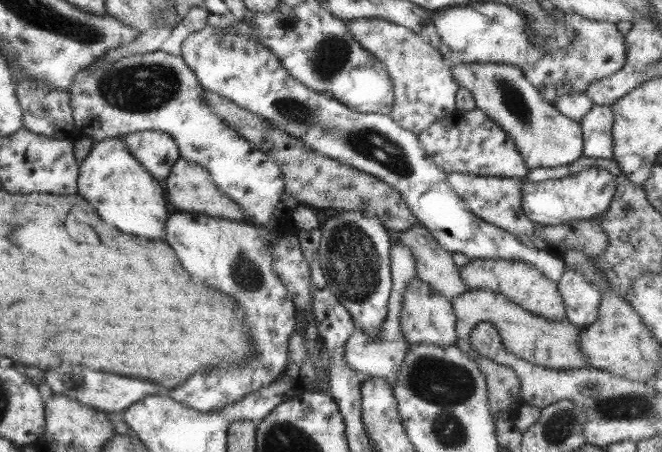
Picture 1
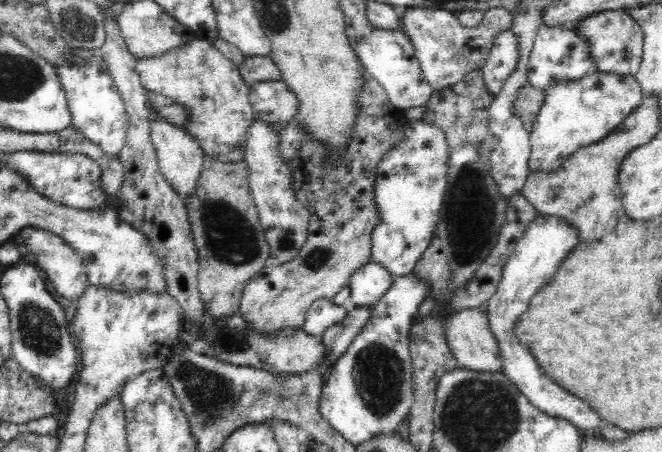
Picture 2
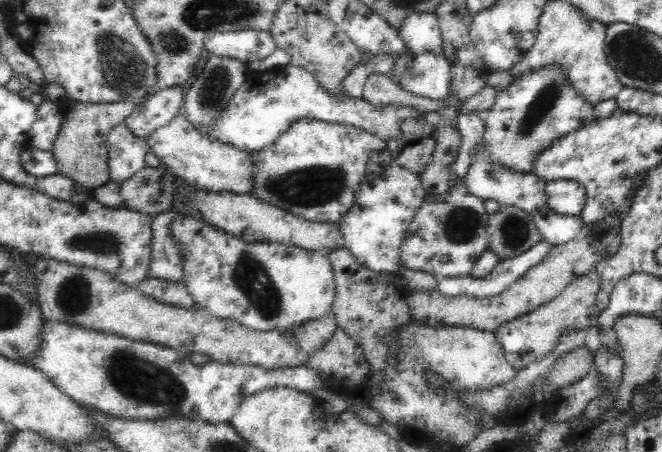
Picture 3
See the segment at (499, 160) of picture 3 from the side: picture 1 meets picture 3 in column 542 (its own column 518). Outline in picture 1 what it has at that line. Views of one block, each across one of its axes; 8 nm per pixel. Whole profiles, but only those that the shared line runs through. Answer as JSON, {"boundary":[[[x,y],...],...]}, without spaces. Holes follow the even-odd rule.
{"boundary":[[[455,63],[450,65],[450,75],[455,84],[469,91],[474,108],[484,112],[510,136],[527,170],[567,166],[582,156],[578,121],[563,116],[553,105],[547,104],[520,68],[510,64]]]}

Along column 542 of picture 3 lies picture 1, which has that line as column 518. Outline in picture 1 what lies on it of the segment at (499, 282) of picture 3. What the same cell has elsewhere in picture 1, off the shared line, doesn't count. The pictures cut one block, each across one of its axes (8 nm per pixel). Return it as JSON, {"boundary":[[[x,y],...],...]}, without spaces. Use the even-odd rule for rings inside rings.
{"boundary":[[[249,18],[241,19],[235,21],[229,28],[224,29],[216,29],[210,27],[209,25],[205,25],[201,30],[197,32],[190,33],[180,44],[180,52],[181,58],[184,60],[184,63],[187,65],[187,68],[190,68],[193,71],[193,74],[197,77],[198,83],[207,91],[215,92],[215,94],[226,98],[227,100],[231,100],[236,105],[239,105],[241,108],[264,118],[271,127],[276,128],[277,130],[286,132],[287,135],[295,137],[302,145],[305,145],[307,148],[311,149],[311,152],[317,152],[317,154],[321,154],[321,156],[327,156],[327,158],[331,158],[331,160],[339,162],[339,164],[343,164],[345,166],[349,166],[350,168],[356,169],[357,171],[363,172],[364,174],[373,176],[381,180],[383,183],[387,184],[389,187],[393,188],[393,191],[397,191],[399,195],[401,195],[401,199],[405,202],[406,207],[409,209],[411,216],[415,217],[418,224],[424,227],[431,236],[437,241],[438,245],[441,245],[447,252],[450,254],[453,253],[463,253],[465,256],[468,256],[471,259],[513,259],[520,260],[521,262],[526,262],[528,265],[533,265],[542,275],[545,275],[545,278],[552,280],[556,283],[563,272],[565,267],[564,261],[559,257],[554,255],[553,253],[548,253],[542,251],[541,249],[536,249],[533,247],[529,247],[521,242],[519,242],[517,237],[513,235],[501,231],[501,229],[497,227],[493,227],[493,225],[489,225],[483,221],[481,221],[476,215],[471,214],[471,211],[466,207],[466,204],[459,199],[459,196],[451,189],[451,186],[447,183],[447,176],[441,168],[438,168],[431,160],[429,156],[425,156],[425,152],[423,152],[424,148],[422,144],[419,142],[416,134],[413,132],[405,130],[401,128],[396,122],[393,122],[393,119],[388,114],[377,114],[377,113],[360,113],[350,108],[347,108],[344,104],[341,104],[341,101],[335,100],[333,97],[328,96],[324,93],[318,93],[310,88],[307,88],[304,84],[301,84],[299,81],[294,79],[284,68],[281,66],[280,60],[273,54],[273,51],[270,48],[267,48],[258,43],[255,40],[255,36],[252,35],[252,28],[250,27]]]}

